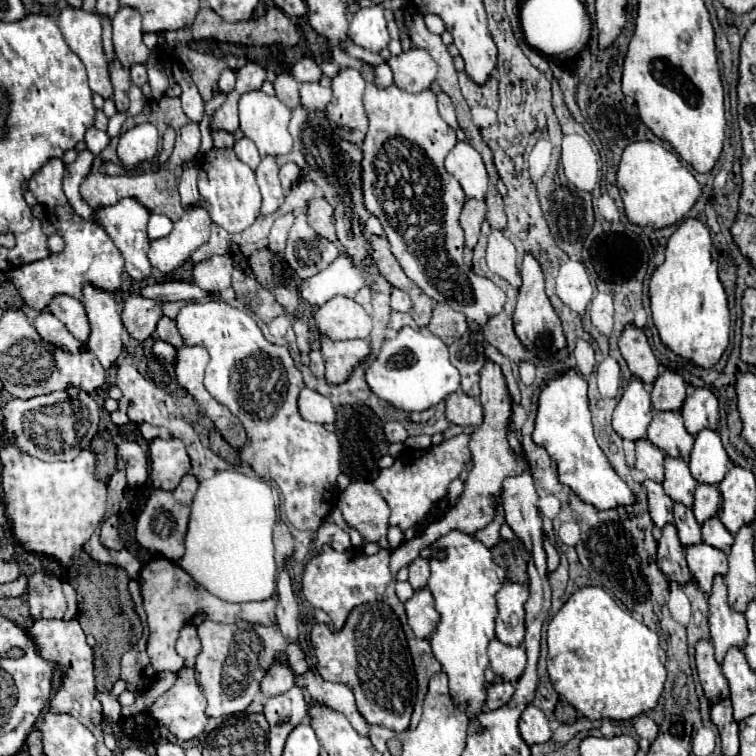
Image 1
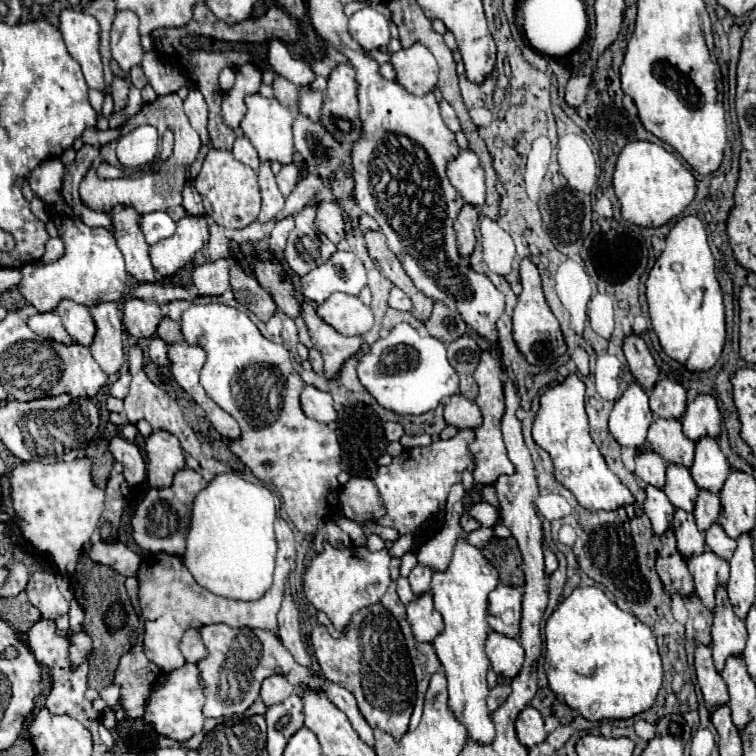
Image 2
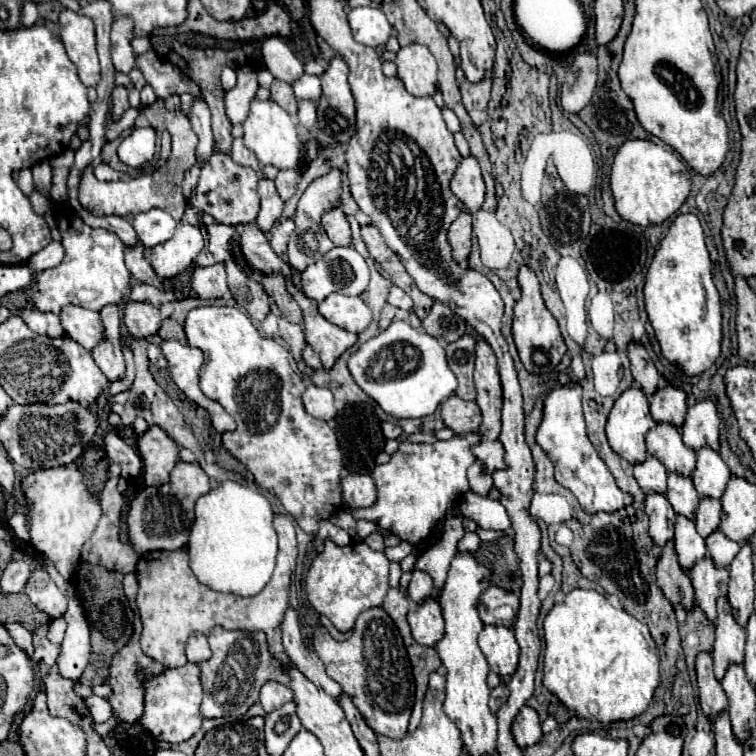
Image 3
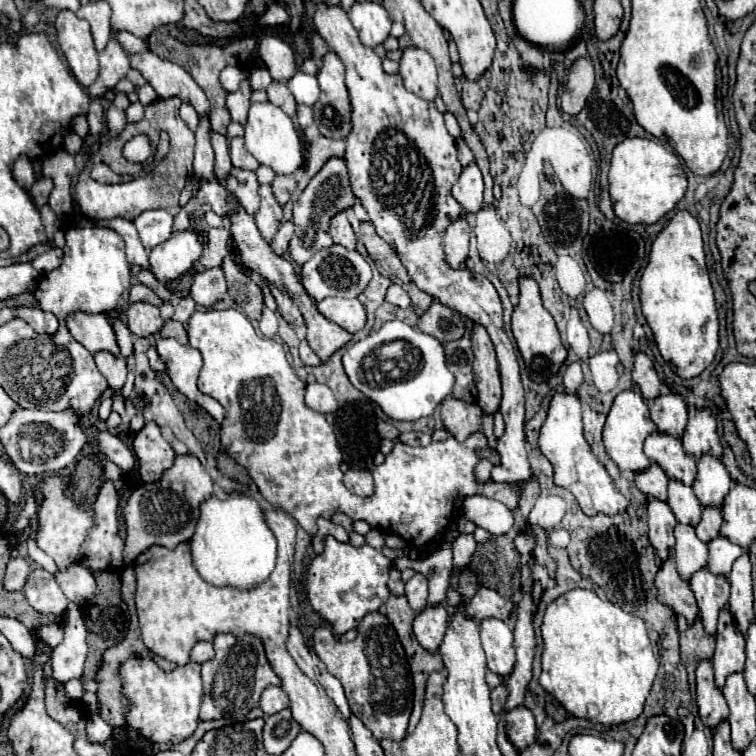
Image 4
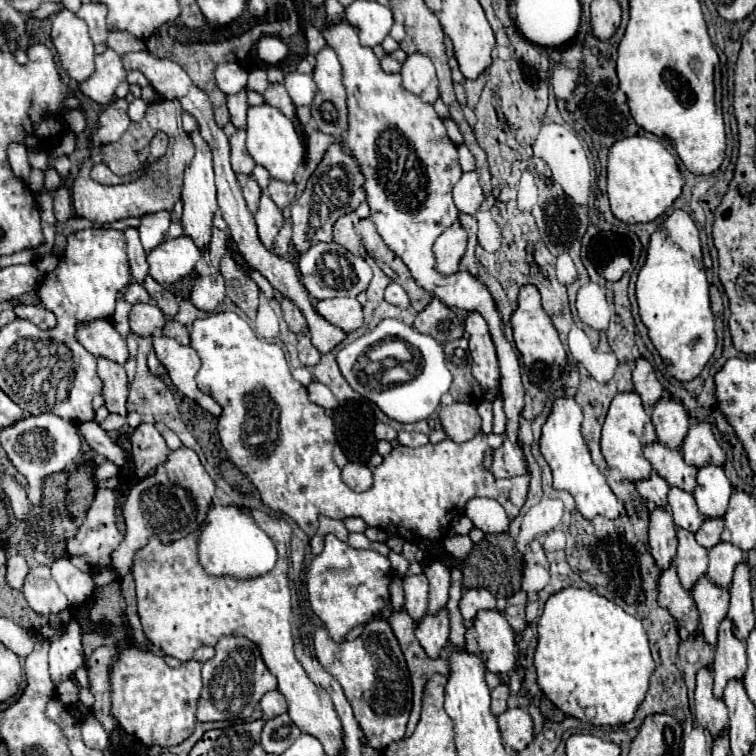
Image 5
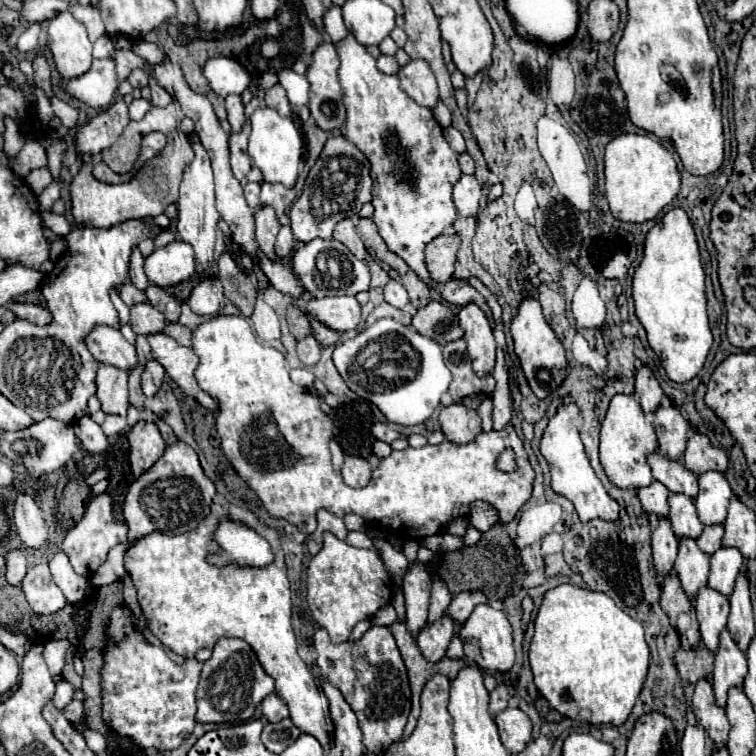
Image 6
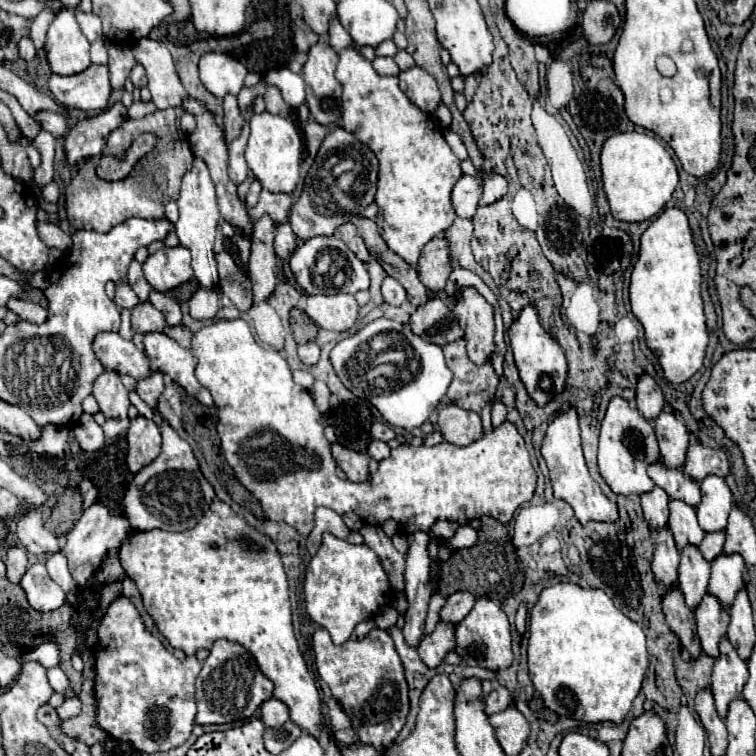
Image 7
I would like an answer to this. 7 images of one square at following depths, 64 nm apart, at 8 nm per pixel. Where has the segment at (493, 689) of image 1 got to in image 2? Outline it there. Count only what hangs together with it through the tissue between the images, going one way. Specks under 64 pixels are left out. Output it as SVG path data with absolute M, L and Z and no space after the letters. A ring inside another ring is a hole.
M506 682L498 684L496 688L492 688L490 690L490 696L488 696L488 710L494 712L498 706L502 706L506 702L506 698L508 698L510 692L512 692L510 690L510 684L506 684Z

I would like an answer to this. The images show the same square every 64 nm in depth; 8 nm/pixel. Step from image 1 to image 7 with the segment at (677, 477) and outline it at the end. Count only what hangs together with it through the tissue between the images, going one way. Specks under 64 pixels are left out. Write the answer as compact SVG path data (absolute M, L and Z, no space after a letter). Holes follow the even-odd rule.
M680 500L670 502L668 528L674 536L678 550L684 550L688 544L700 546L700 542L704 538L704 530L700 530L700 524L696 522L696 510Z

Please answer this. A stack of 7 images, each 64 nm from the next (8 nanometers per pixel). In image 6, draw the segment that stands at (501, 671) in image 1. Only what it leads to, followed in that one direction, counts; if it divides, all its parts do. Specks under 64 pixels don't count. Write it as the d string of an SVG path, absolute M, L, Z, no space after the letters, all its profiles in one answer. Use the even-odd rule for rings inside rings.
M480 604L474 608L470 618L462 624L458 632L462 646L464 646L464 656L468 662L474 662L478 668L494 674L504 674L512 668L514 664L514 646L512 646L512 628L502 610L492 608L490 604Z

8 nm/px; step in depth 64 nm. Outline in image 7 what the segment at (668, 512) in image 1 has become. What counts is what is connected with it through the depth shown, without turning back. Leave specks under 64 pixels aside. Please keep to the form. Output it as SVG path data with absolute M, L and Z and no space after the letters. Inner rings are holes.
M664 528L656 532L656 550L652 560L652 572L656 582L664 584L666 588L672 588L672 584L678 582L678 562L680 562L680 554L676 550L670 530Z

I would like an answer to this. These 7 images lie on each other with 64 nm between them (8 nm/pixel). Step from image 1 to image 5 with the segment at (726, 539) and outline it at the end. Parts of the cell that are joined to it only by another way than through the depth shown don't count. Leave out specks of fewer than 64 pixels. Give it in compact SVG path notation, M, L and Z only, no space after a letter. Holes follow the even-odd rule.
M720 542L710 550L710 564L708 564L708 578L720 588L730 588L732 574L736 566L742 562L744 552L738 546Z

